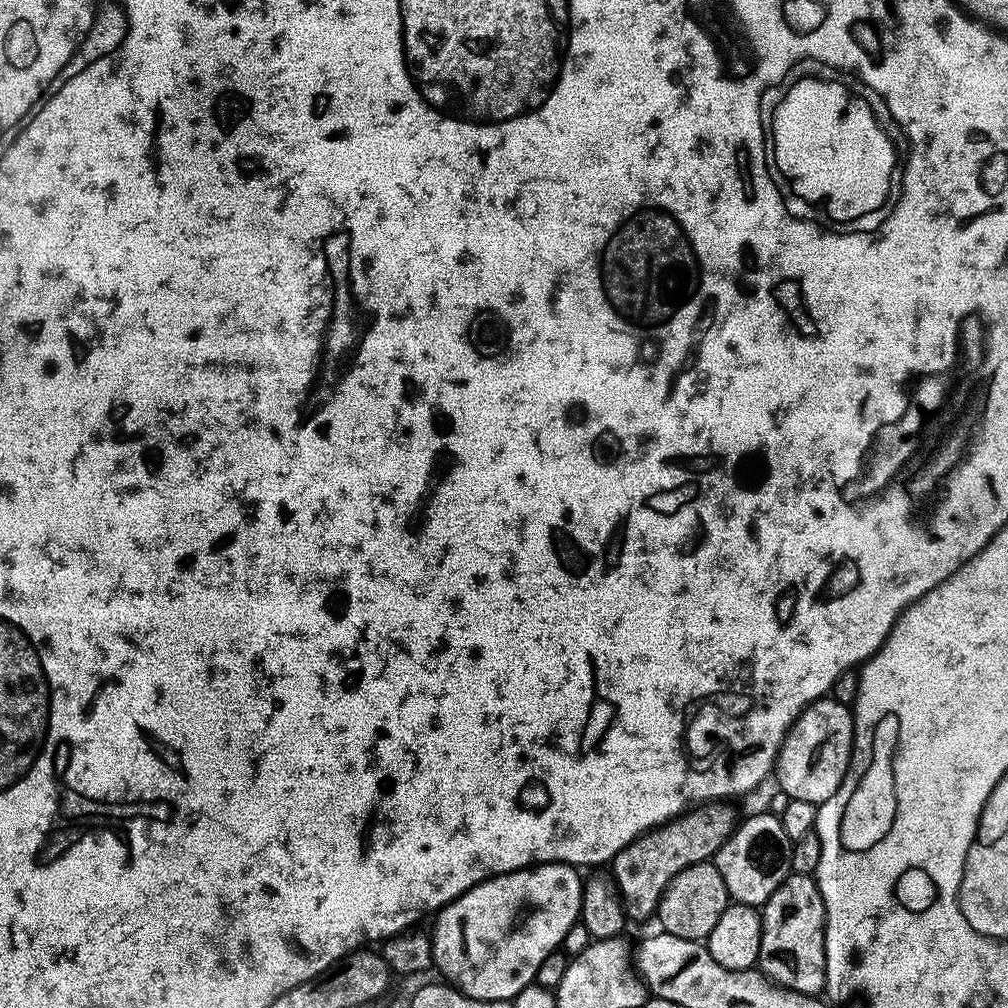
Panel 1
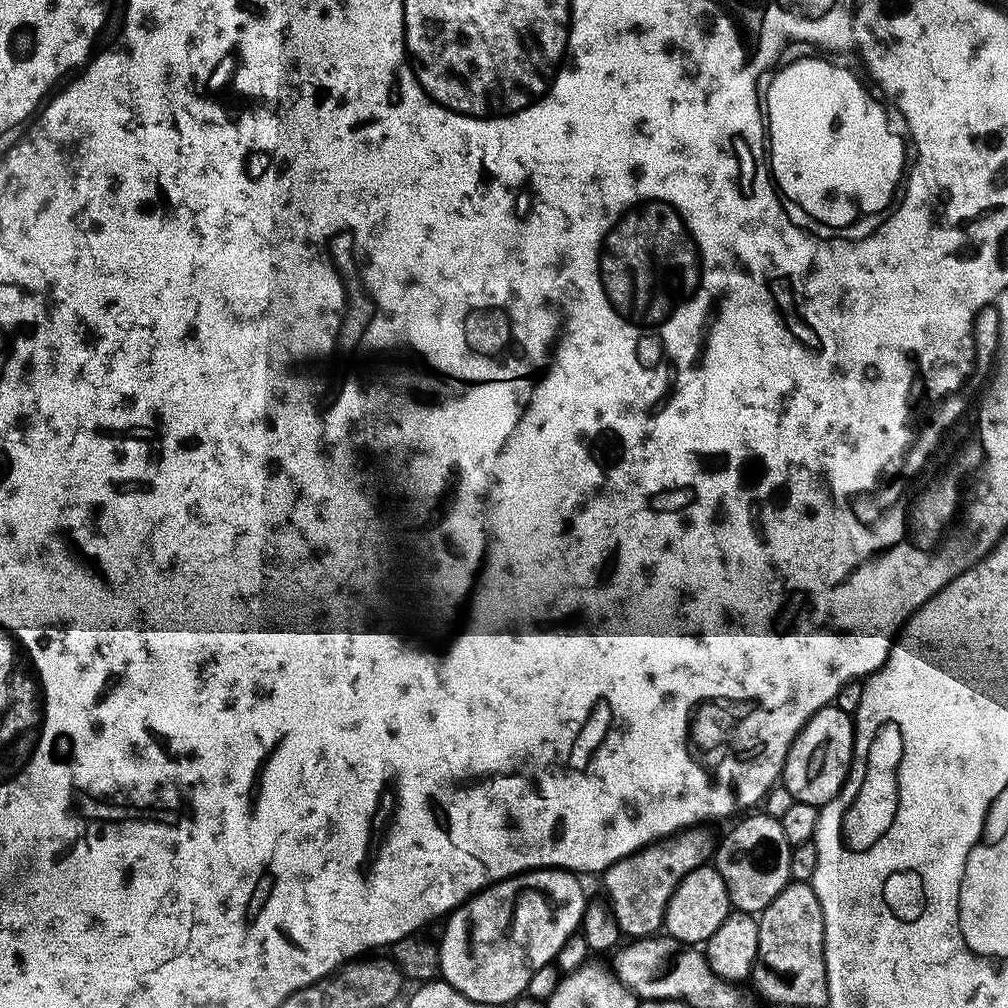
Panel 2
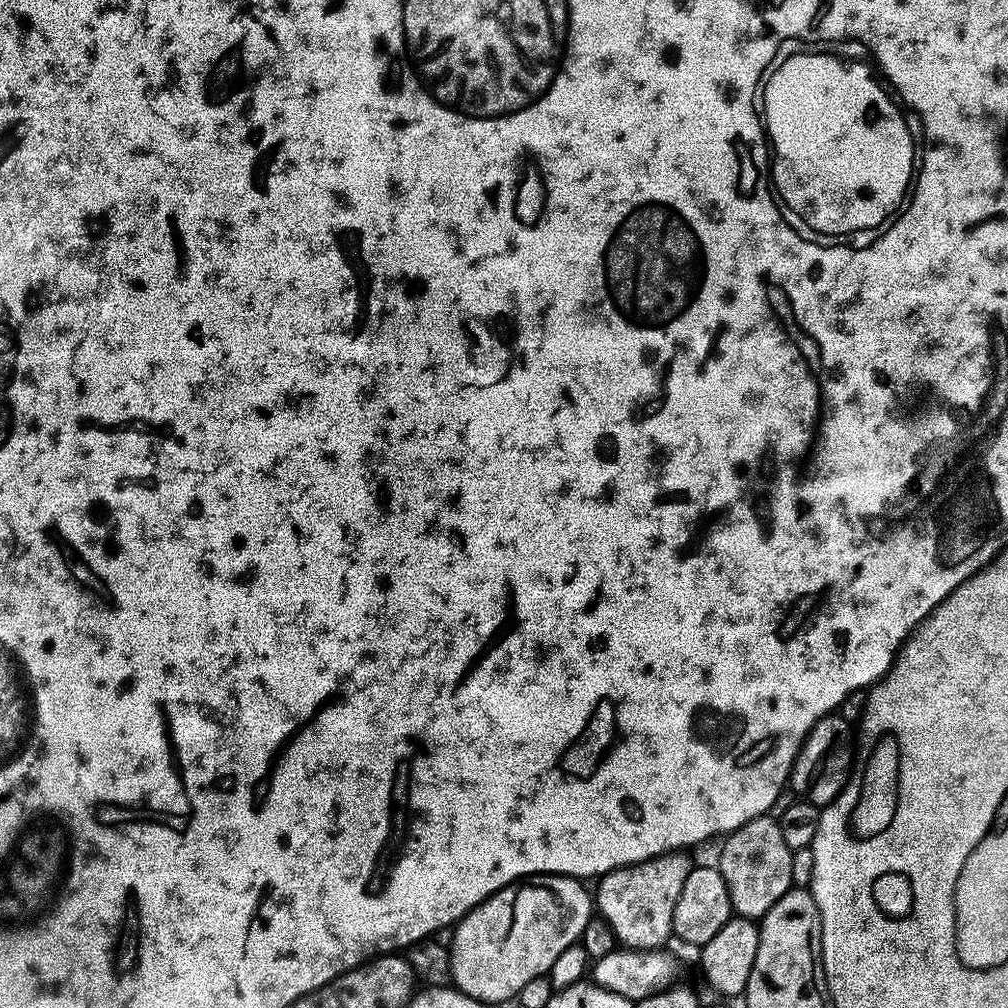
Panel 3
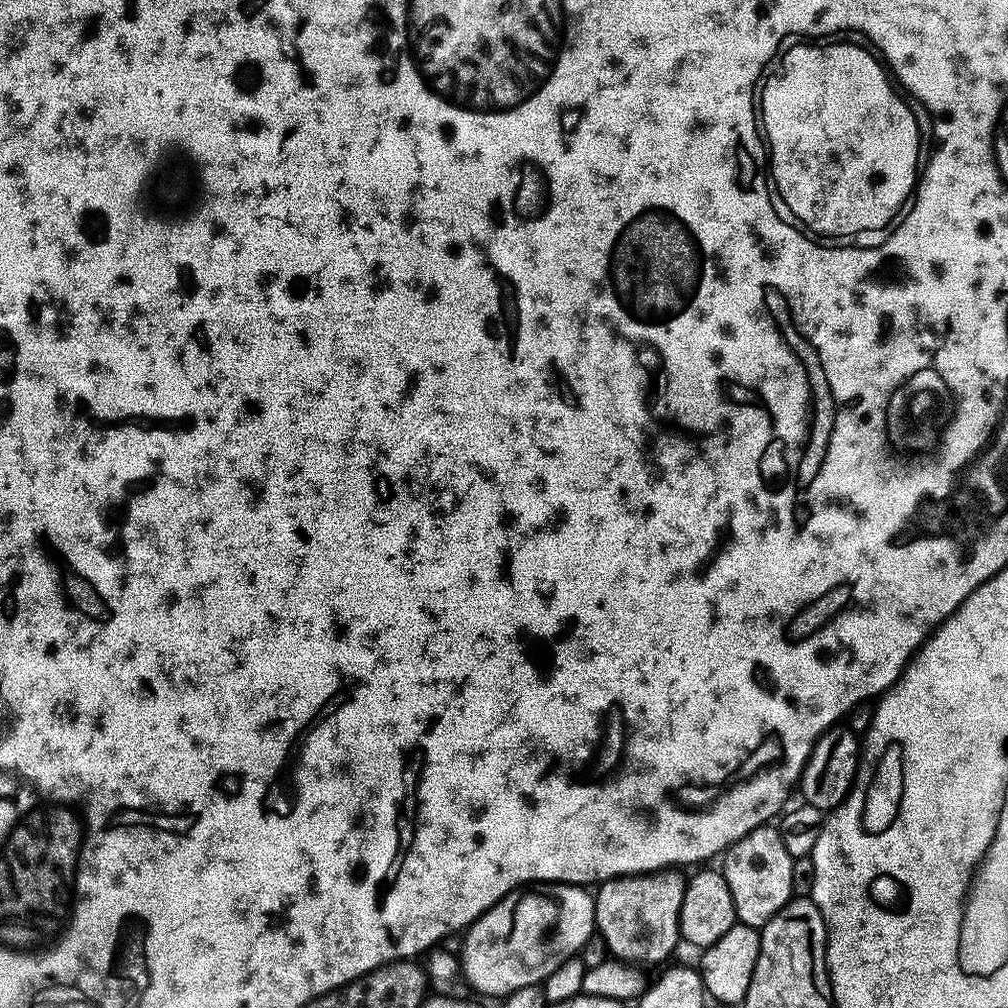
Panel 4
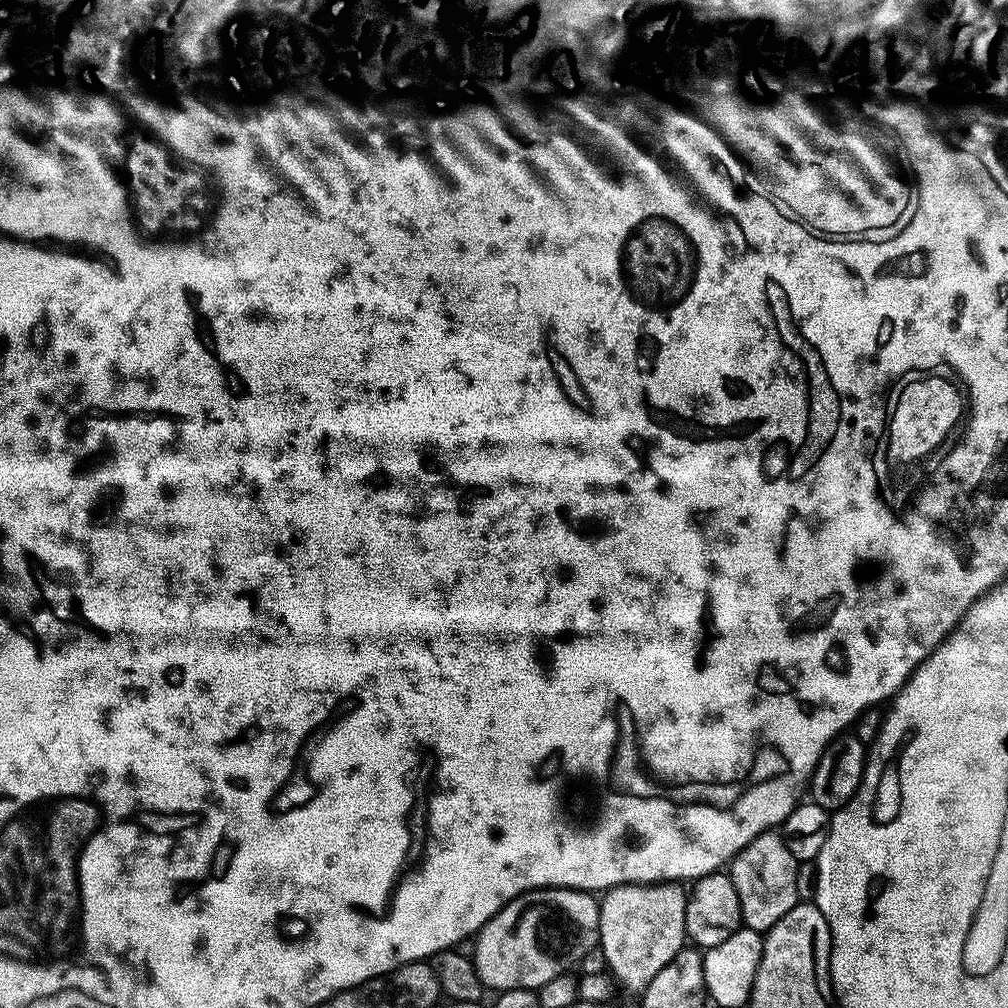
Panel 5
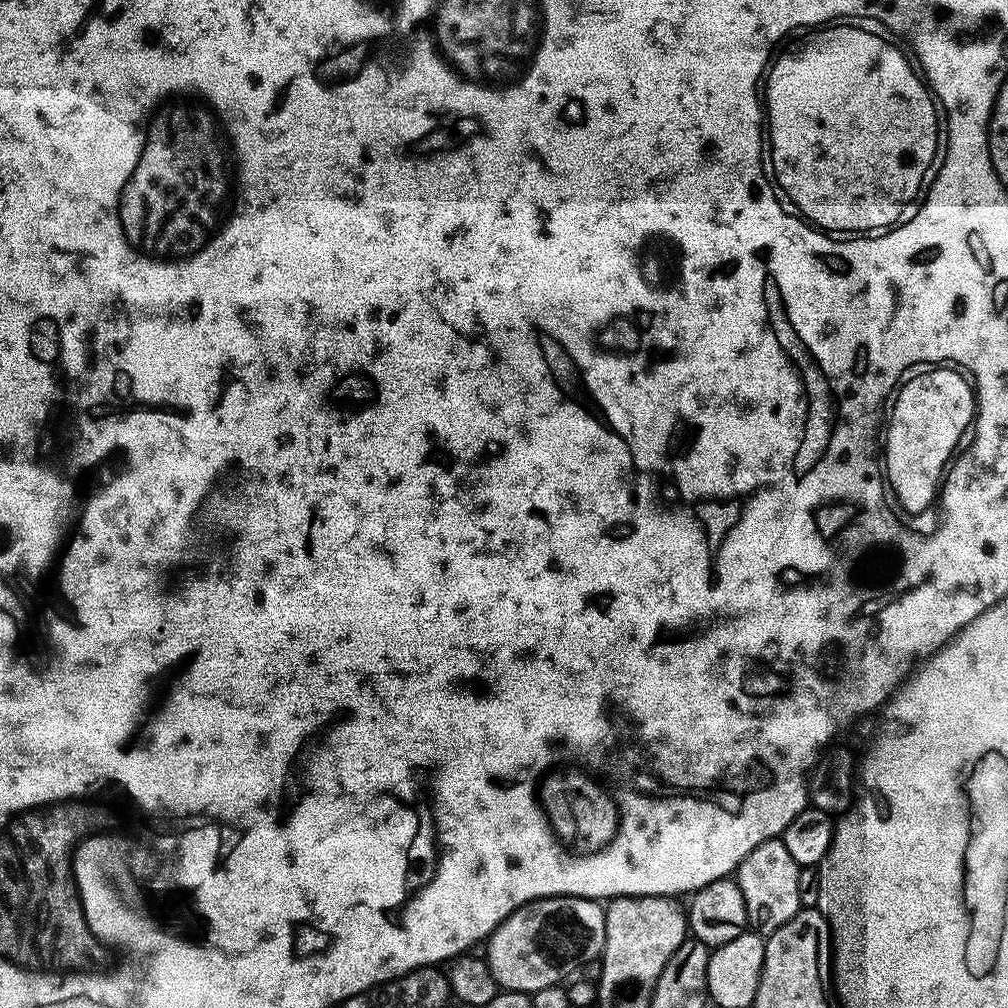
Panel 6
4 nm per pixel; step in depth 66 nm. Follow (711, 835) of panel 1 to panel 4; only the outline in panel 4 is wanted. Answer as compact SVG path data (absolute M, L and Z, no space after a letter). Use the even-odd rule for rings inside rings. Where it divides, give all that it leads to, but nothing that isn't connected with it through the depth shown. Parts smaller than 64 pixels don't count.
M661 870L638 876L618 876L595 889L596 926L609 953L628 966L663 965L676 948L680 935L680 911L685 877L676 870Z

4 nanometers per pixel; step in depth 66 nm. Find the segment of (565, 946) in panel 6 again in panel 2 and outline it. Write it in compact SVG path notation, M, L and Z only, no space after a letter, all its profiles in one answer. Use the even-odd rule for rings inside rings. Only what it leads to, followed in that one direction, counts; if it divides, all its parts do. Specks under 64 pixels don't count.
M538 868L490 884L465 900L443 921L444 933L438 939L440 976L444 983L482 1006L511 1005L521 999L528 991L530 978L534 978L542 966L553 963L558 950L562 950L570 937L577 935L580 921L584 918L586 899L583 886L576 880L579 879L567 870Z

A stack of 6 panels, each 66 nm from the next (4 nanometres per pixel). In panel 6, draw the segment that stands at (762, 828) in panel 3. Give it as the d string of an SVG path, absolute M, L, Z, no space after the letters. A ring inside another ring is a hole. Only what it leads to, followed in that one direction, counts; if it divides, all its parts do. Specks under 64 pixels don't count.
M780 838L754 846L754 850L742 858L734 879L742 890L742 898L746 898L746 914L751 931L767 938L771 932L778 930L778 926L790 922L790 918L794 918L794 914L800 911L802 905L798 898L798 874L801 867L801 864L794 862L790 850L786 850Z

